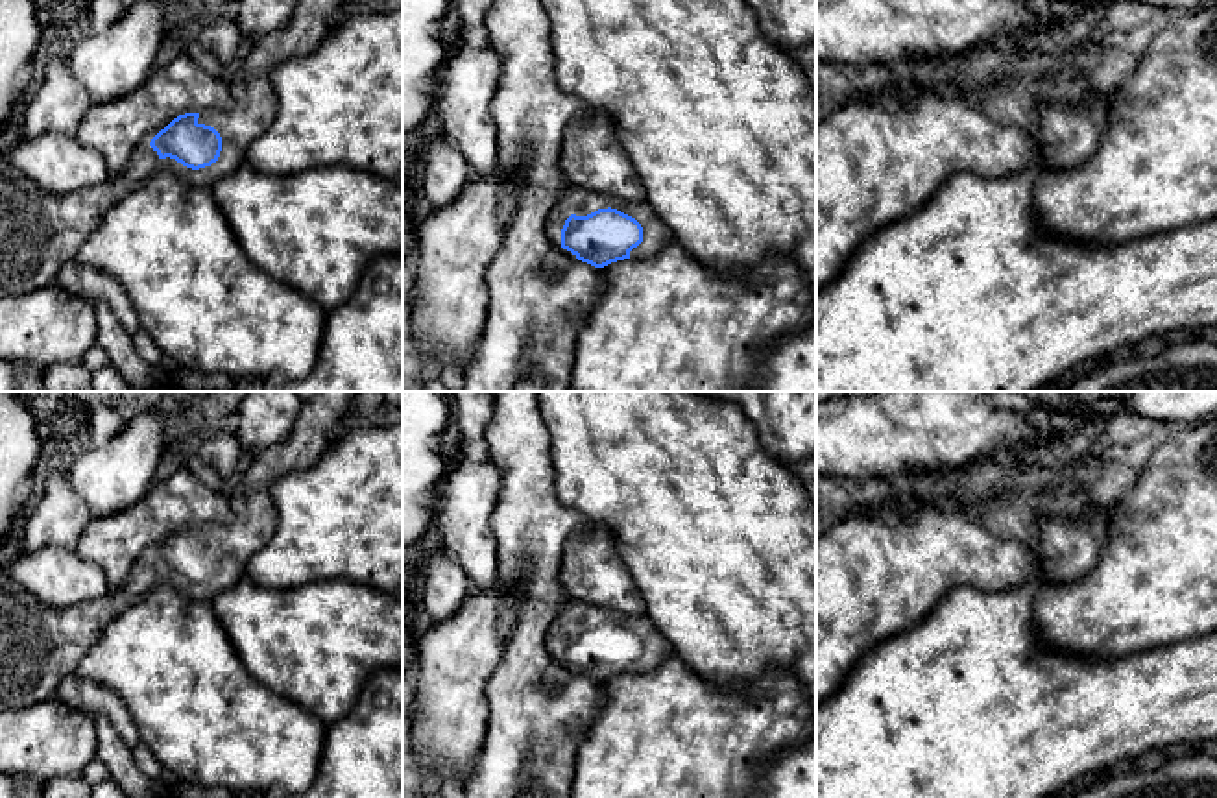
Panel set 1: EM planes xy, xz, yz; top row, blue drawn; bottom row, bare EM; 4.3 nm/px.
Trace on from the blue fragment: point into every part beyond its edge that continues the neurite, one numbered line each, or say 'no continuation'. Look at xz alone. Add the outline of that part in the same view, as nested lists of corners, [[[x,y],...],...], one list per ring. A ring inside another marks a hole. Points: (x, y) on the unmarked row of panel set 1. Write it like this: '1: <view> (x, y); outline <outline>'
1: xz (656, 647); outline [[[580,606],[574,611],[574,628],[587,630],[598,623],[617,623],[635,632],[643,641],[643,656],[630,665],[630,672],[639,672],[646,667],[659,663],[663,658],[672,654],[672,647],[659,634],[648,615],[626,615],[622,611],[609,611],[606,608]]]

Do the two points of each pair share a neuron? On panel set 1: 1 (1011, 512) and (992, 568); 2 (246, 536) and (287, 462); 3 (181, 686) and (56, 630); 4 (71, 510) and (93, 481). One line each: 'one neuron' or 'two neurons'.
1: two neurons
2: one neuron
3: two neurons
4: two neurons

